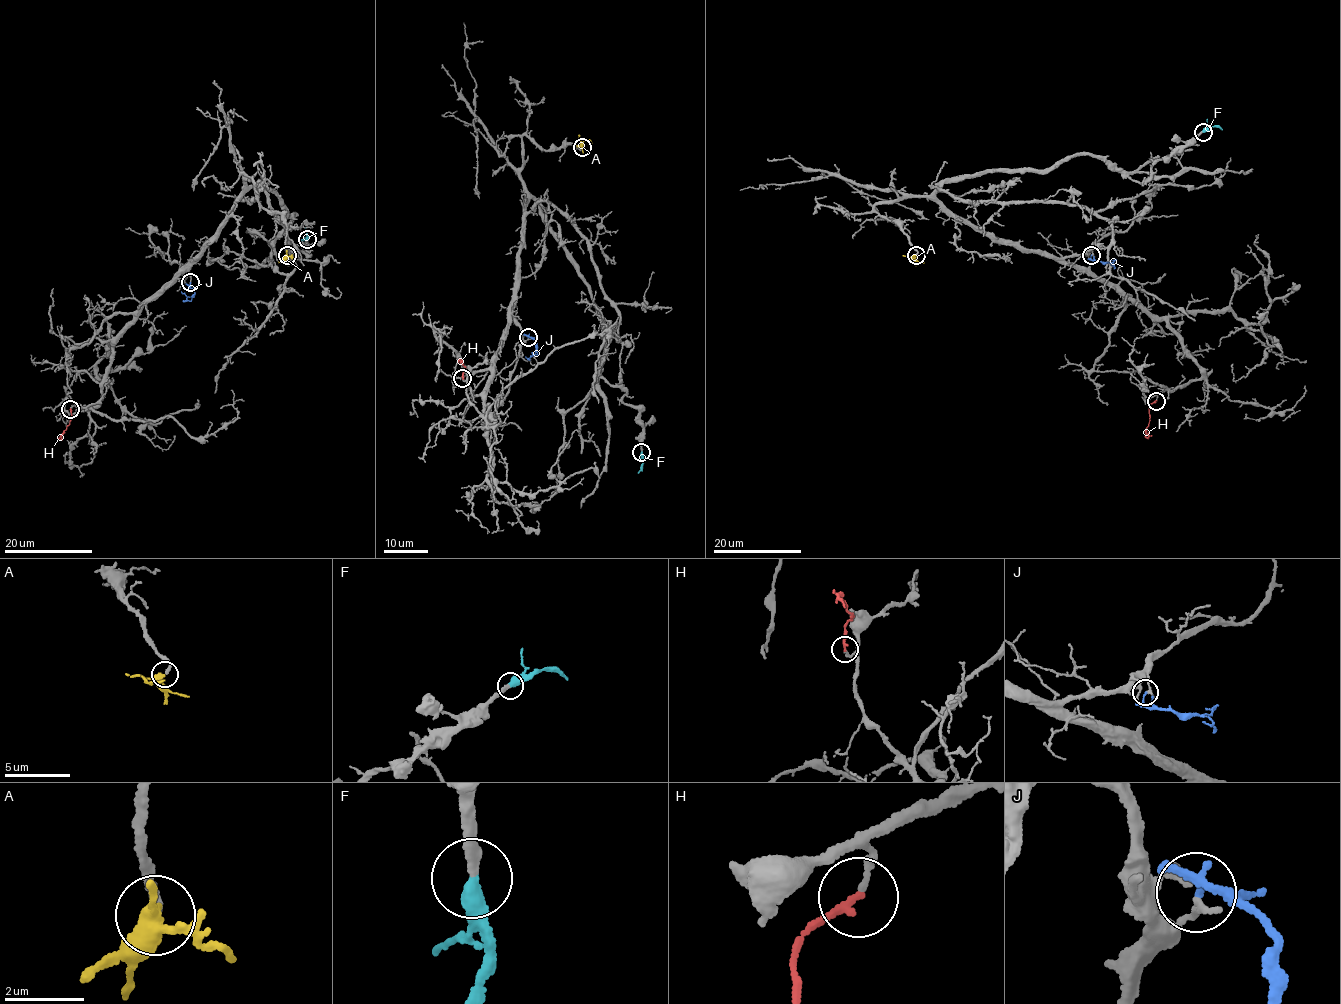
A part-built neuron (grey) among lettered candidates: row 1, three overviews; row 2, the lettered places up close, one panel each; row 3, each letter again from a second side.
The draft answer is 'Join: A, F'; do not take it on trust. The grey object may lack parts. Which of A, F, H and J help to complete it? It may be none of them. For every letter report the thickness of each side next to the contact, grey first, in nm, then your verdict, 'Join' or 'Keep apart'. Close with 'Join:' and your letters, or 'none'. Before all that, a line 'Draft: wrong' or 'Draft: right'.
Draft: right
A: Thickness 180 nm (grey) against 280 nm. Join
F: Thickness 280 nm (grey) against 480 nm. Join
H: Thickness 160 nm (grey) against 190 nm. Keep apart
J: Thickness 170 nm (grey) against 70 nm. Keep apart
Join: A, F

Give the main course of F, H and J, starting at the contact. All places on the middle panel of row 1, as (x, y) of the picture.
F: (641, 452), (643, 464), (637, 472)
H: (462, 379), (464, 366), (462, 360), (458, 361)
J: (527, 337), (536, 342), (536, 352), (525, 356)

